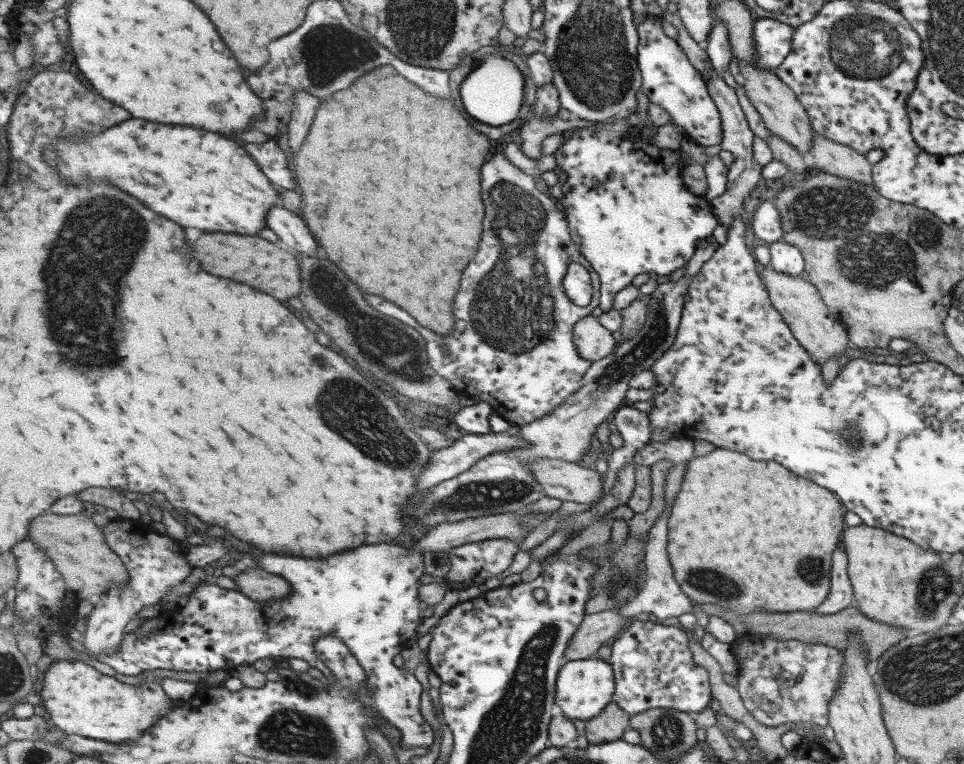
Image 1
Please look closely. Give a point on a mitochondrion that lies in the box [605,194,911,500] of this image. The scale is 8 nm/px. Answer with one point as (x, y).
(842, 434)

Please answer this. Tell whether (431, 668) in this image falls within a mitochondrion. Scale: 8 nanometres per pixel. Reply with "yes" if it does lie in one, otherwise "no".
no

